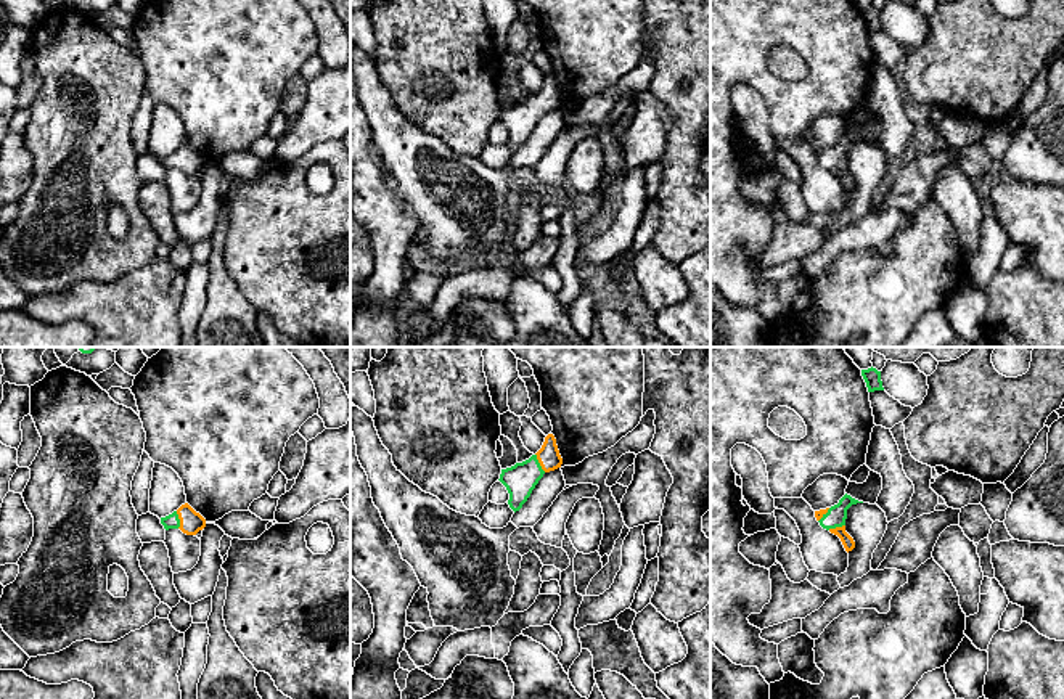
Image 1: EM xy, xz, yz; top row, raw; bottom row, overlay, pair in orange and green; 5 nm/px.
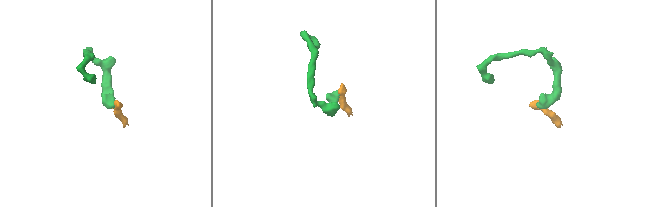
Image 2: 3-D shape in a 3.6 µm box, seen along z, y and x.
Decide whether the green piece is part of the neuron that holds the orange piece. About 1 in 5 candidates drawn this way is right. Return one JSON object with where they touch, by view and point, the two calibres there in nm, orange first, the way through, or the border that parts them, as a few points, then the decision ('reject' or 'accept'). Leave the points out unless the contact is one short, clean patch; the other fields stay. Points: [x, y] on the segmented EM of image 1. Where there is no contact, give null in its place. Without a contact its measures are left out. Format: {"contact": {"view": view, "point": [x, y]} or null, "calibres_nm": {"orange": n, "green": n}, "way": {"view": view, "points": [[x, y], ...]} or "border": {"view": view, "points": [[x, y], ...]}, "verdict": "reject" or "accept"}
{"contact": {"view": "xz", "point": [540, 463]}, "calibres_nm": {"orange": 120, "green": 160}, "way": {"view": "xz", "points": [[548, 457], [540, 463], [519, 479]]}, "verdict": "accept"}

